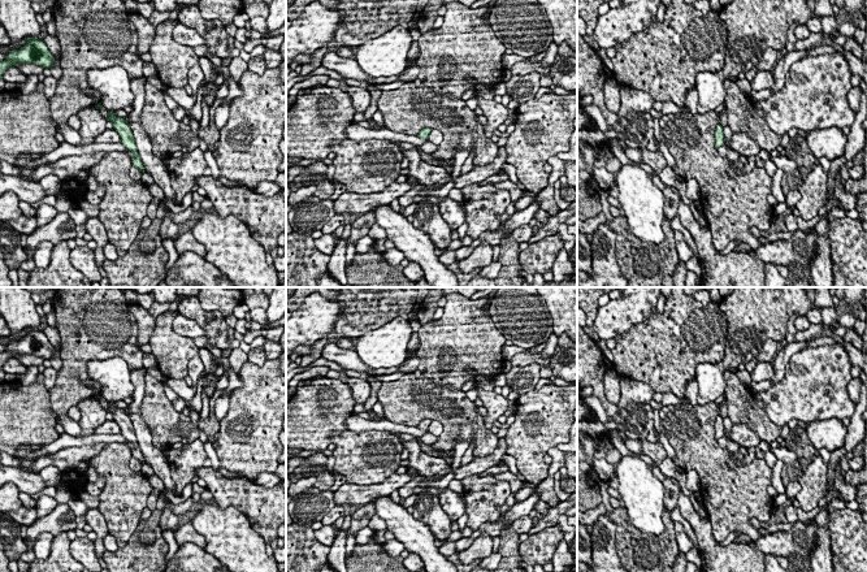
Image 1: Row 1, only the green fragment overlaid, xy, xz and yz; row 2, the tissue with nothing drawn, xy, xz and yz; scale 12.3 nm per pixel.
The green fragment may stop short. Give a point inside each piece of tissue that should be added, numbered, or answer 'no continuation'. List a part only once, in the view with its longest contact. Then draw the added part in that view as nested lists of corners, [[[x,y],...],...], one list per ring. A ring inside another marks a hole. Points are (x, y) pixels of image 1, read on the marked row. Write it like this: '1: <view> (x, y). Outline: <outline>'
no continuation

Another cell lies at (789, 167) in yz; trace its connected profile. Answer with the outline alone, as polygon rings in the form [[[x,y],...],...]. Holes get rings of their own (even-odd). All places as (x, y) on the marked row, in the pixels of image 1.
[[[770,156],[770,160],[776,164],[777,169],[783,169],[785,176],[790,176],[794,182],[799,181],[802,178],[802,174],[806,172],[803,169],[799,169],[798,165],[786,156]]]

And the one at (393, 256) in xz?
[[[386,248],[386,251],[383,252],[383,257],[385,260],[395,266],[395,265],[400,265],[400,261],[406,257],[403,252],[400,252],[398,248]]]

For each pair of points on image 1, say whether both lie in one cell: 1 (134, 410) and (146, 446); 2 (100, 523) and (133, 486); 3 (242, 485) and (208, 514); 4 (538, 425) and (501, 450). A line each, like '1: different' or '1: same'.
1: same
2: different
3: different
4: different

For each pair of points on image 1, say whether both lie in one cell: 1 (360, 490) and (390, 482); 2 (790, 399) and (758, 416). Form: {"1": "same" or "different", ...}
{"1": "same", "2": "different"}

